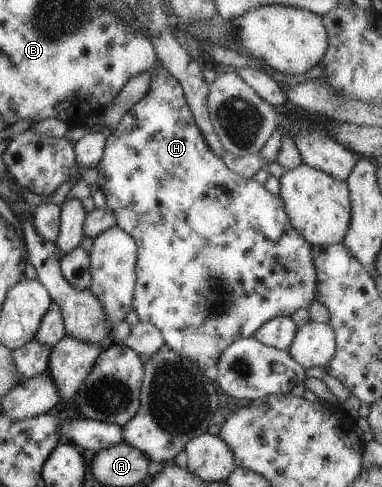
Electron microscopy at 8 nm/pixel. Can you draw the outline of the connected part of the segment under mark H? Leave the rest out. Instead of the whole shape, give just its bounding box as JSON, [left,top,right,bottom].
[96,67,317,372]

